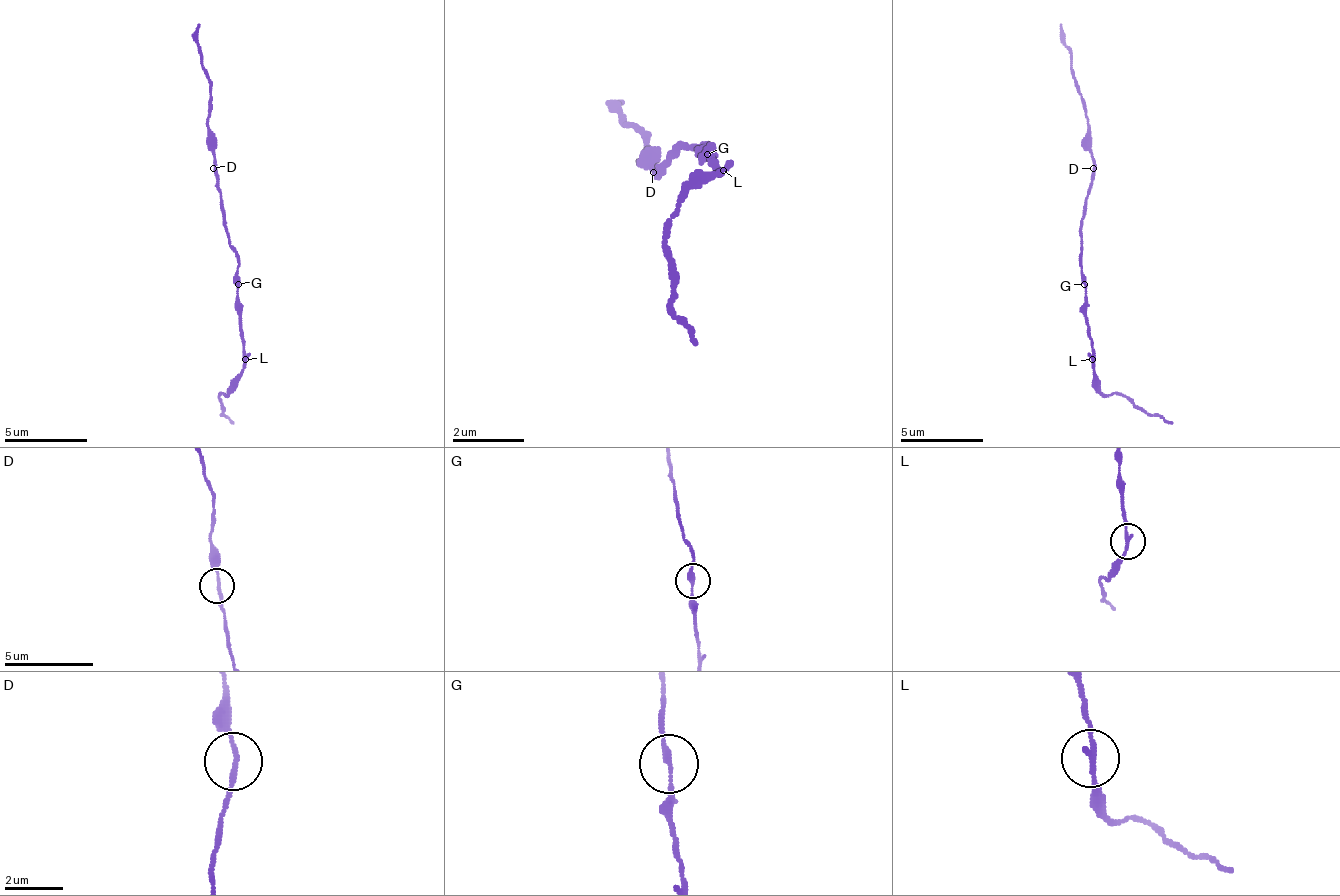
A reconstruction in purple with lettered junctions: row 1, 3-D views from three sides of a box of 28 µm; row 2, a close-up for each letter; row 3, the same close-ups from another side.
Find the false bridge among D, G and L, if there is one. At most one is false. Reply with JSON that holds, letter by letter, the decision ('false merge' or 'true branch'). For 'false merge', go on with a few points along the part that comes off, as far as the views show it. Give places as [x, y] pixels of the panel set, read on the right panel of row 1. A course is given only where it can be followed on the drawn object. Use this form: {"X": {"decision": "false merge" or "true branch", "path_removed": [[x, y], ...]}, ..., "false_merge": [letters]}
{"D": {"decision": "true branch"}, "G": {"decision": "true branch"}, "L": {"decision": "false merge", "path_removed": [[1093, 358], [1093, 383], [1105, 396], [1159, 412], [1171, 425]]}, "false_merge": ["L"]}

